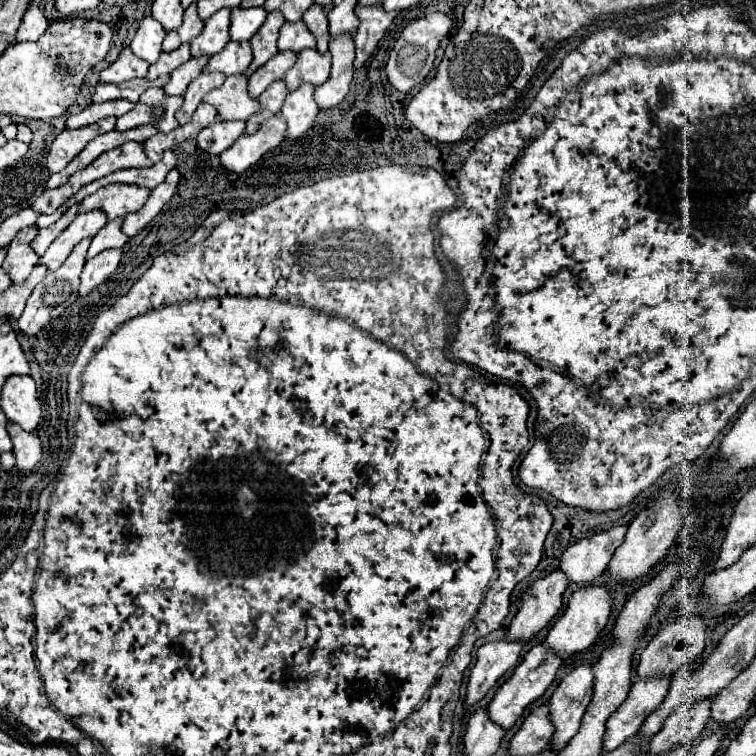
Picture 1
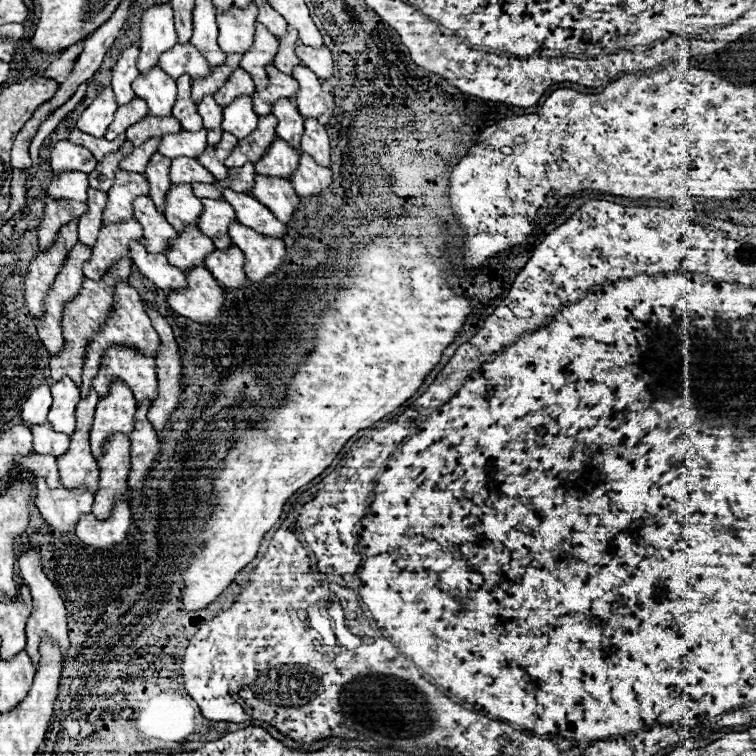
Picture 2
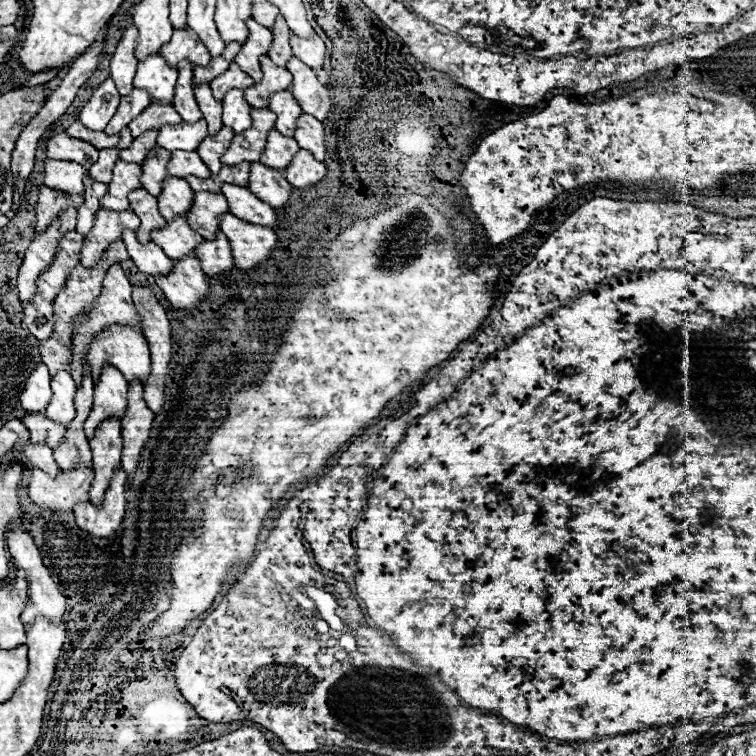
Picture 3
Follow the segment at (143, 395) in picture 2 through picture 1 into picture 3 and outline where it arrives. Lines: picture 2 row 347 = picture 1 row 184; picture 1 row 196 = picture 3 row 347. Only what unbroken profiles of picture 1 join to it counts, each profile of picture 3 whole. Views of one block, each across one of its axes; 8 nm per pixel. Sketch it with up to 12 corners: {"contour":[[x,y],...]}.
{"contour":[[112,324],[86,348],[94,380],[104,364],[128,382],[150,374],[138,328]]}

